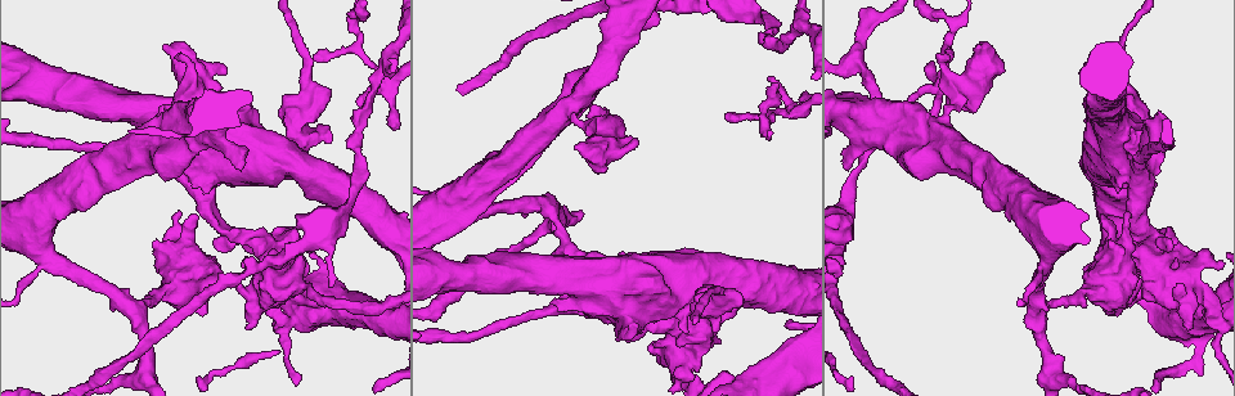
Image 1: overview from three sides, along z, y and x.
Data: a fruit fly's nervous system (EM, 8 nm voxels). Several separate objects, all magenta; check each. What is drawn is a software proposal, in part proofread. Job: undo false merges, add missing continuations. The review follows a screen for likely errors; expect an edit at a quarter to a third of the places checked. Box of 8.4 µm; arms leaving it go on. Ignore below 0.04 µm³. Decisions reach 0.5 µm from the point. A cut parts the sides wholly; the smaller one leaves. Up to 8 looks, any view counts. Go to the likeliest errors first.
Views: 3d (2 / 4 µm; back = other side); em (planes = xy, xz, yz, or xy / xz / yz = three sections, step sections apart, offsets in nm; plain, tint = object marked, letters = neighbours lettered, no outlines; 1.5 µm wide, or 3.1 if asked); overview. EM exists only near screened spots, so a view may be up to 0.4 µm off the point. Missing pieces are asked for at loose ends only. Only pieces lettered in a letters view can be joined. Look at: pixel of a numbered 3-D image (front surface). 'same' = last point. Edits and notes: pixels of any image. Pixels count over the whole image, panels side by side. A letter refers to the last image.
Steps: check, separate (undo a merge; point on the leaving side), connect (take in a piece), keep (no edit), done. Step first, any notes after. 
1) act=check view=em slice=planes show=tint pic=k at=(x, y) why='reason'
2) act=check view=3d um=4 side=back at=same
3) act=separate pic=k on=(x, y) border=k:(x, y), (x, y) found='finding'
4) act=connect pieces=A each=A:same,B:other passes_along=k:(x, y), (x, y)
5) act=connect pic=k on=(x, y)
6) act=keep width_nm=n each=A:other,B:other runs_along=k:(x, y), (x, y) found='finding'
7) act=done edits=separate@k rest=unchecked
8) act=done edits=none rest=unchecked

act=check view=em slice=planes show=letters pic=1 at=(356, 104) why='an open end'

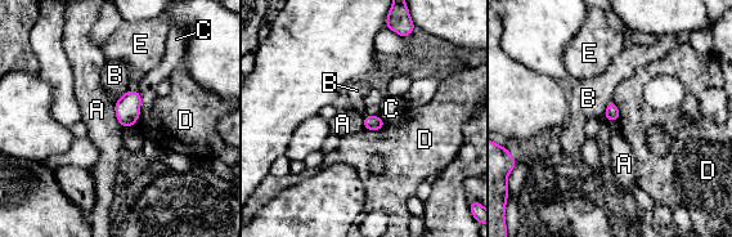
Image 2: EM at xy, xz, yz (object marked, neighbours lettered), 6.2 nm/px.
act=keep longest_contact=C:190nm each=A:other,B:other,C:other,D:other,E:other found='none of them fits'

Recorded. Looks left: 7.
act=check view=3d um=4 pic=1 at=(326, 131) why='free end'

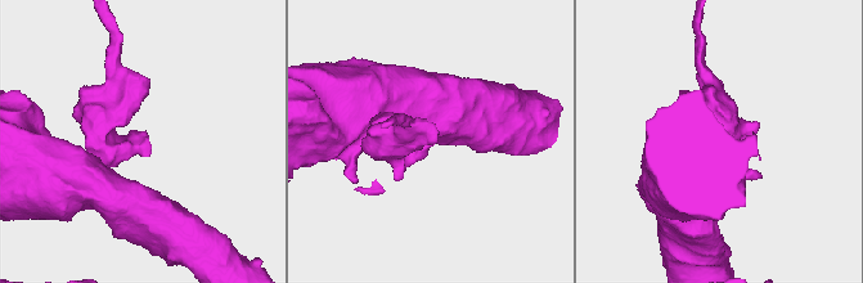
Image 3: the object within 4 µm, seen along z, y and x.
act=check view=em slice=planes show=letters pic=3 at=(148, 135)

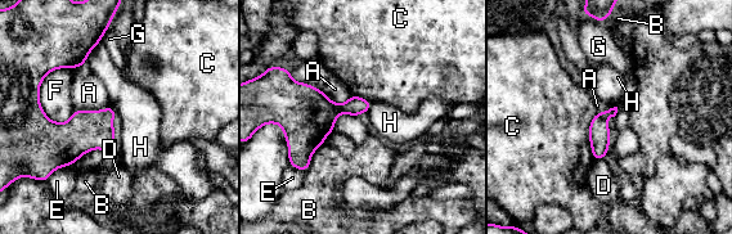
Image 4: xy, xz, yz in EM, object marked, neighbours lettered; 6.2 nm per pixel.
act=keep each=A:other,B:other,C:other,D:other,E:other,F:other,G:other,H:other border=4:(100, 41), (93, 48), (84, 64) found='none of them fits'

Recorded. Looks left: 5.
act=check view=em slice=xz step=8 show=tint pic=1 at=(1200, 262) why='sudden change in width'

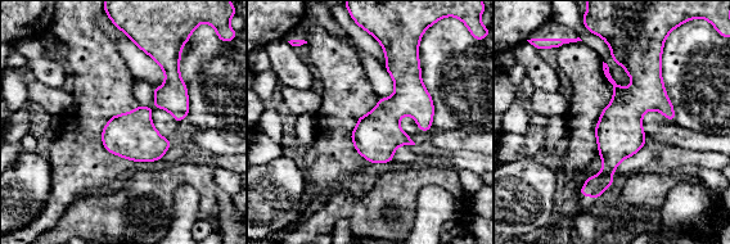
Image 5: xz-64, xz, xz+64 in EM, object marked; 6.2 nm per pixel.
act=check view=em slice=yz step=8 show=tint at=same

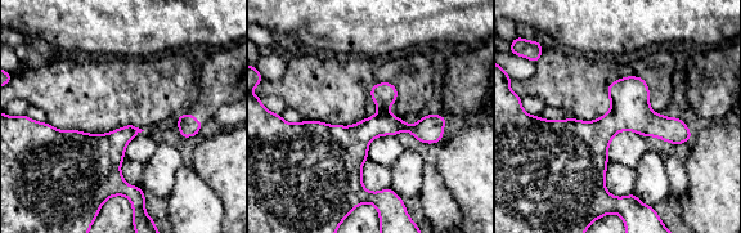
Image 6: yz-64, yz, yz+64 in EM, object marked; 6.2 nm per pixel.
act=check view=em slice=yz step=8 show=letters at=same

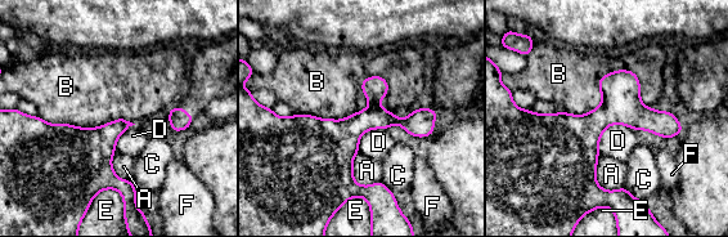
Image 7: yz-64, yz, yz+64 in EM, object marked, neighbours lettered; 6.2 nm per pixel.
act=keep width_nm=160 each=A:other,B:other,C:other,D:other,E:other,F:other runs_along=7:(432, 113), (350, 129), (287, 124) found='one neuron here'

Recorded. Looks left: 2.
act=done edits=none rest=unchecked

